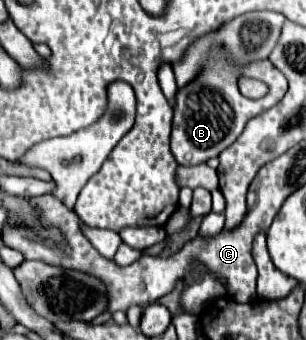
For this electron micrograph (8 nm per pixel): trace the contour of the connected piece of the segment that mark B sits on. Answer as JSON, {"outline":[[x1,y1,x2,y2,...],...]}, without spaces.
{"outline":[[215,54,203,72,185,88,179,88,175,100,175,116,171,130,171,152,181,166,197,166,207,162,209,158,217,158,227,146,231,146,237,136,243,132,245,124,257,114,275,106,287,92,285,76,273,68,269,60,261,60,257,64,249,64,243,68,243,74,255,80,261,80,269,86,267,96,259,100,245,98,237,88,237,72,227,64,223,54]]}

